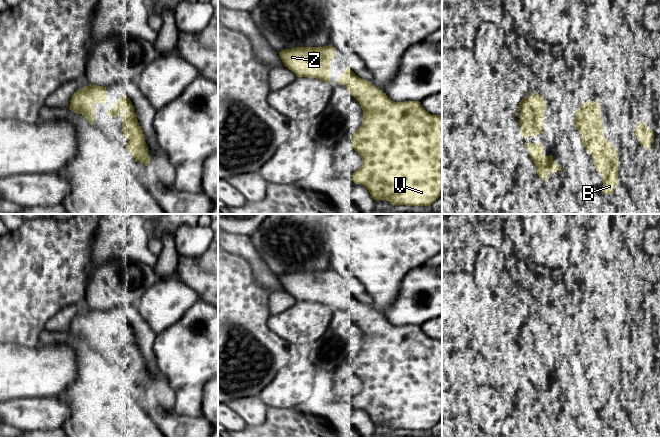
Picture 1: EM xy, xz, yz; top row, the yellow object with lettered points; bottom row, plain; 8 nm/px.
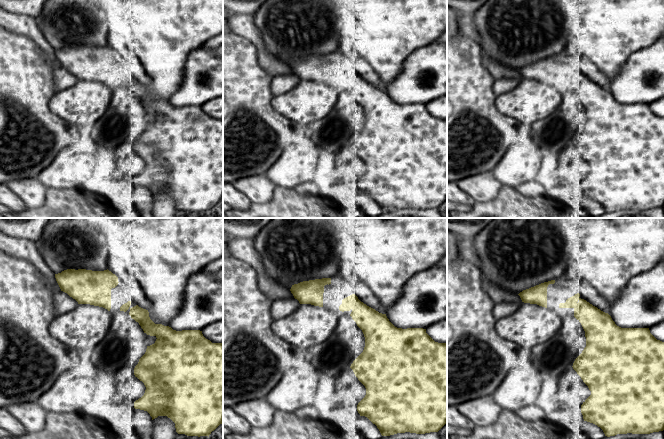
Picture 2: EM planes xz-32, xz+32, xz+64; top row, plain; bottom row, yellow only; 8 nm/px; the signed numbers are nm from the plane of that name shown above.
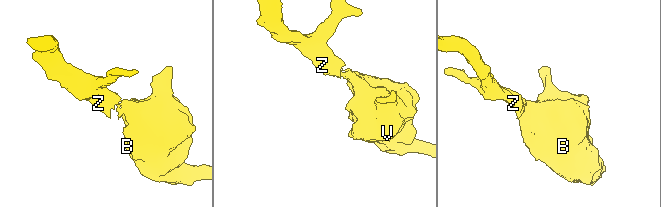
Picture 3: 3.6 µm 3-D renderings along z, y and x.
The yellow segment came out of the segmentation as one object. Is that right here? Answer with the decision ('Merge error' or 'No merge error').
No merge error

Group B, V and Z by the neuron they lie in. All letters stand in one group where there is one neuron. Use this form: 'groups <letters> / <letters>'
groups B V Z

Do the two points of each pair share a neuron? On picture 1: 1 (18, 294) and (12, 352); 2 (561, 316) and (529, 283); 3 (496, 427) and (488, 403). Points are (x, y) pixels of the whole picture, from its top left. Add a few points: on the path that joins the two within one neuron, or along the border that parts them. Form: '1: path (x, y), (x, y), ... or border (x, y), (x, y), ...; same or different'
1: border (10, 342), (25, 346), (36, 346); different
2: path (552, 308), (546, 304), (546, 300), (538, 292); same
3: path (493, 421), (493, 413), (489, 409); same

